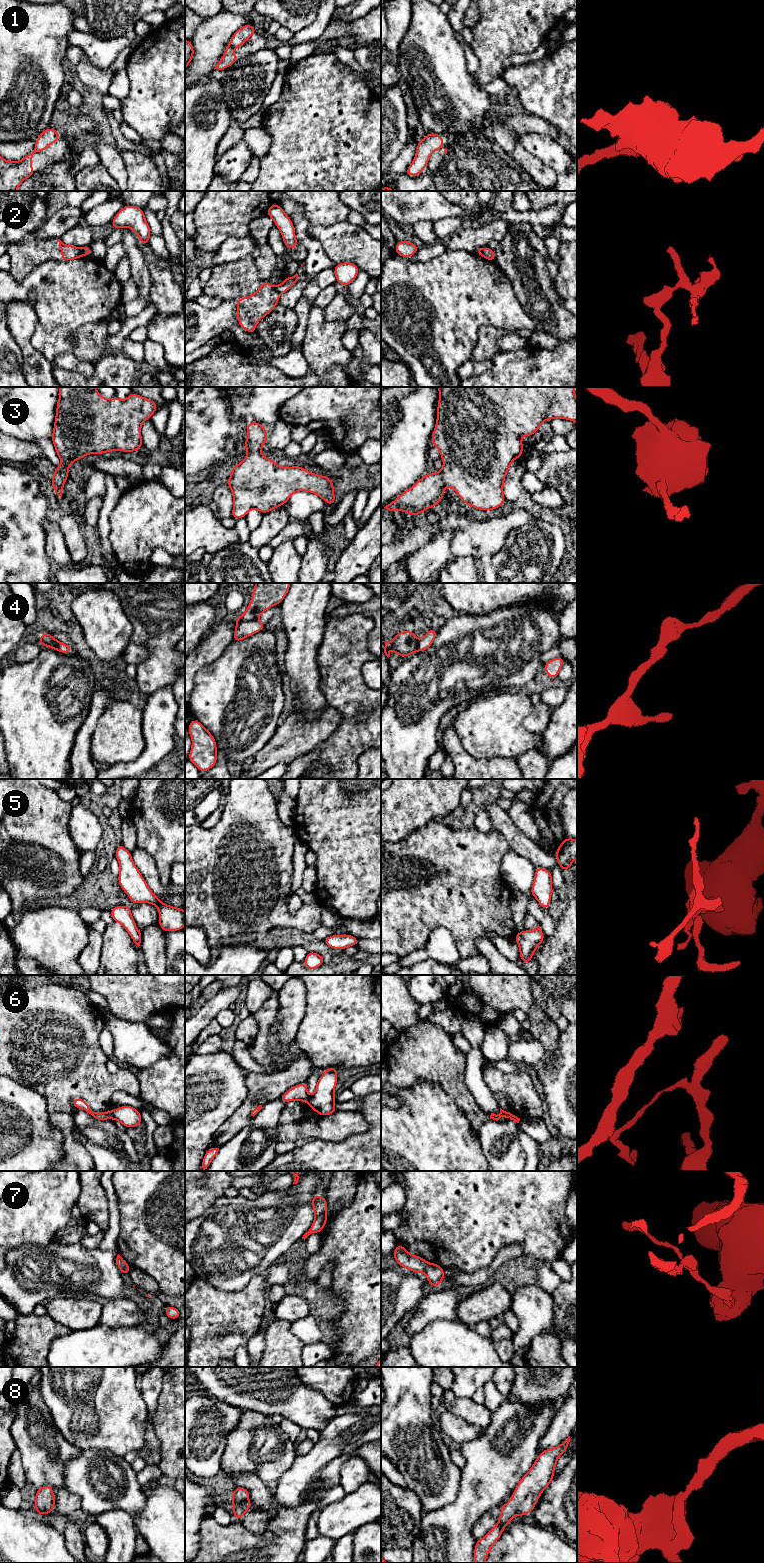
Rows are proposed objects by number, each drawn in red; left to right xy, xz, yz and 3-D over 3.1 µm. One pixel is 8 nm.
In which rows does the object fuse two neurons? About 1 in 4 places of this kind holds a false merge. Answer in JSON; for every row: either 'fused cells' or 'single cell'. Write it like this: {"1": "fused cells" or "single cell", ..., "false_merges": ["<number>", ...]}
{"1": "fused cells", "2": "fused cells", "3": "single cell", "4": "fused cells", "5": "single cell", "6": "fused cells", "7": "fused cells", "8": "single cell", "false_merges": ["1", "2", "4", "6", "7"]}

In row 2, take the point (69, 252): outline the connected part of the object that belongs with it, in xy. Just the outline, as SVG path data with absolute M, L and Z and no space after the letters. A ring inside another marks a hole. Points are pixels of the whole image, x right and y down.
M58 239L58 242L62 252L61 261L71 261L83 256L81 248L73 245L66 245L60 239Z

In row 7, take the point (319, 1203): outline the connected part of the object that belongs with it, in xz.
M315 1193L311 1204L315 1213L315 1217L326 1214L328 1208L326 1197L319 1196L317 1193Z

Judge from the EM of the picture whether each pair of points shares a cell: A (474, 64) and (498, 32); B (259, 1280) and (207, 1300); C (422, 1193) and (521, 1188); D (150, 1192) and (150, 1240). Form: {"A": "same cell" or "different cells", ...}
{"A": "different cells", "B": "same cell", "C": "same cell", "D": "same cell"}

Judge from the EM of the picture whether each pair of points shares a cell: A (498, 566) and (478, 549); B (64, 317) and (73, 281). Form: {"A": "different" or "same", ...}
{"A": "different", "B": "same"}

